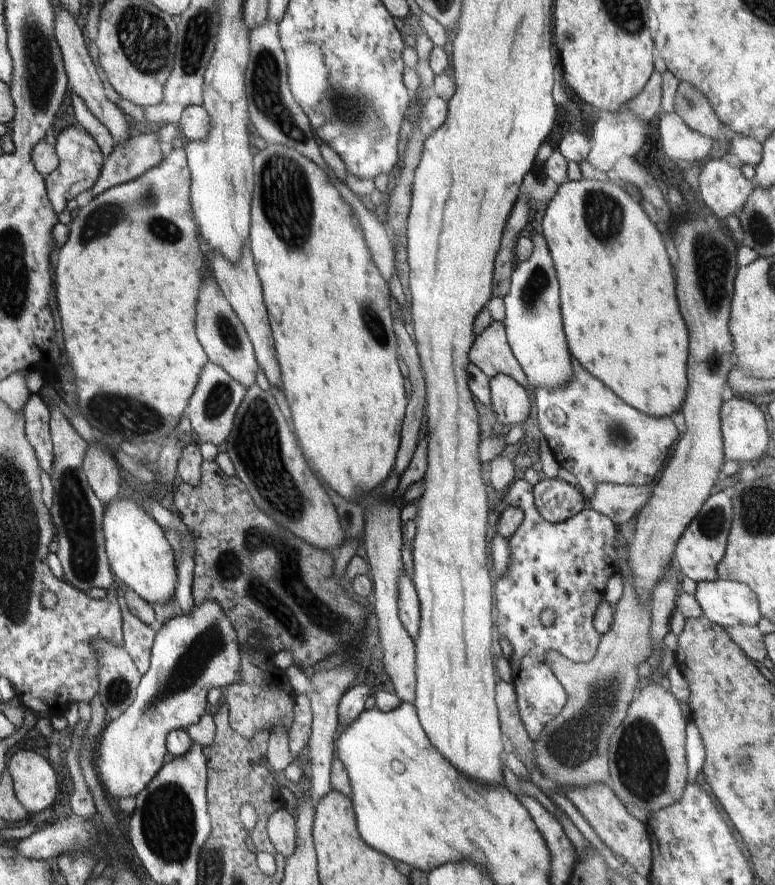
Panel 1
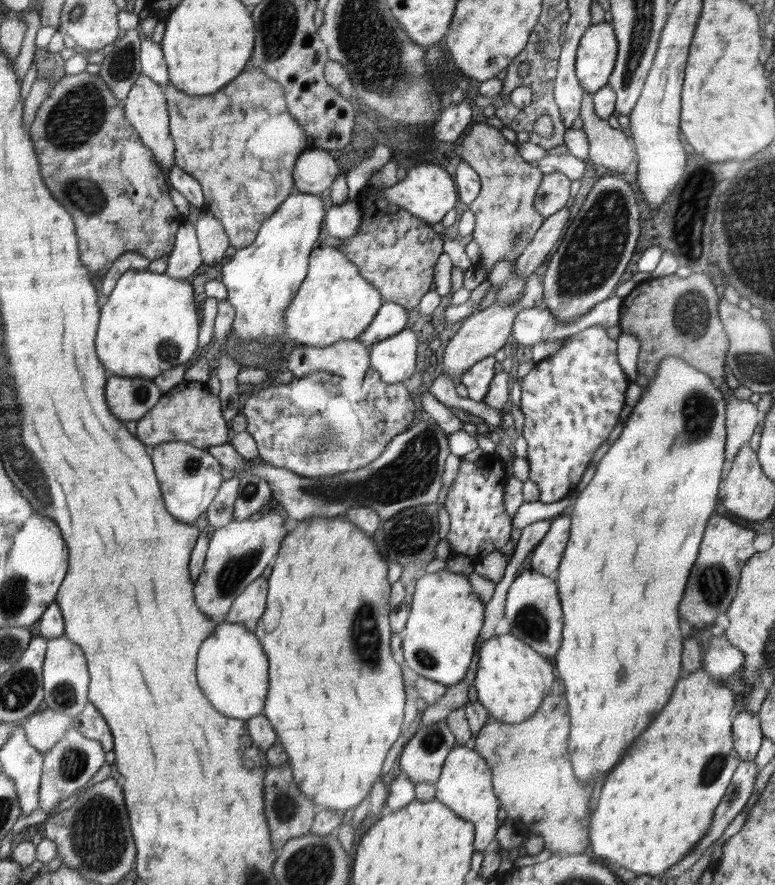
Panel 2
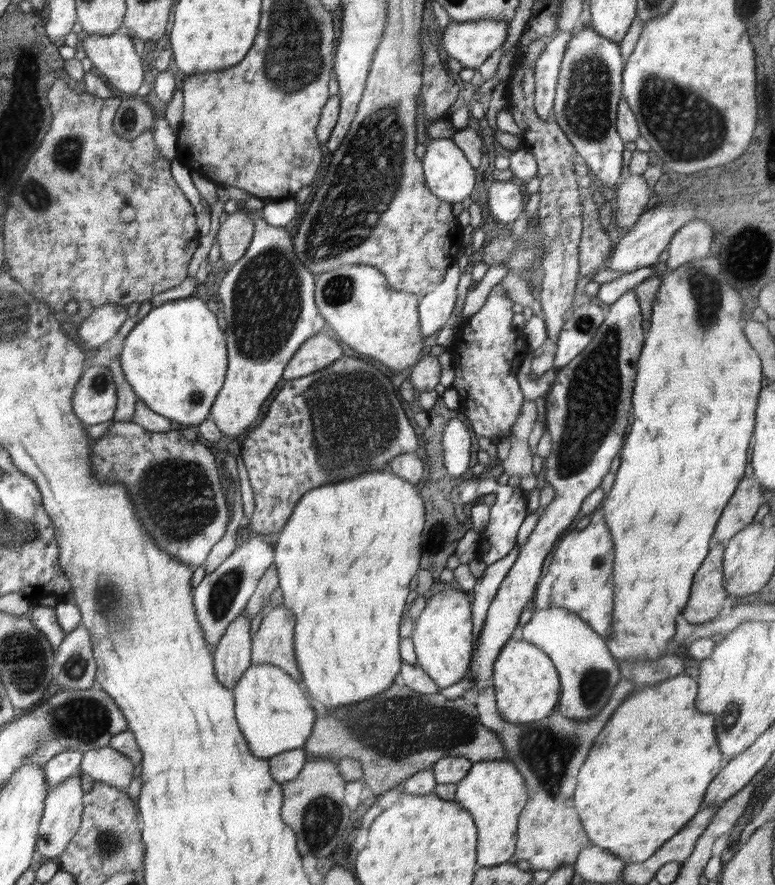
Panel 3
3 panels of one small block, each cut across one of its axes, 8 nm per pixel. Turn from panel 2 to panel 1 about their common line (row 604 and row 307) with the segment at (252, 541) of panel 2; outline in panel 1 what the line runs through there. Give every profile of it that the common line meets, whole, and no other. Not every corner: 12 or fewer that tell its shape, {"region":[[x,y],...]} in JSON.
{"region":[[213,278],[199,288],[195,334],[211,364],[245,388],[259,366]]}

